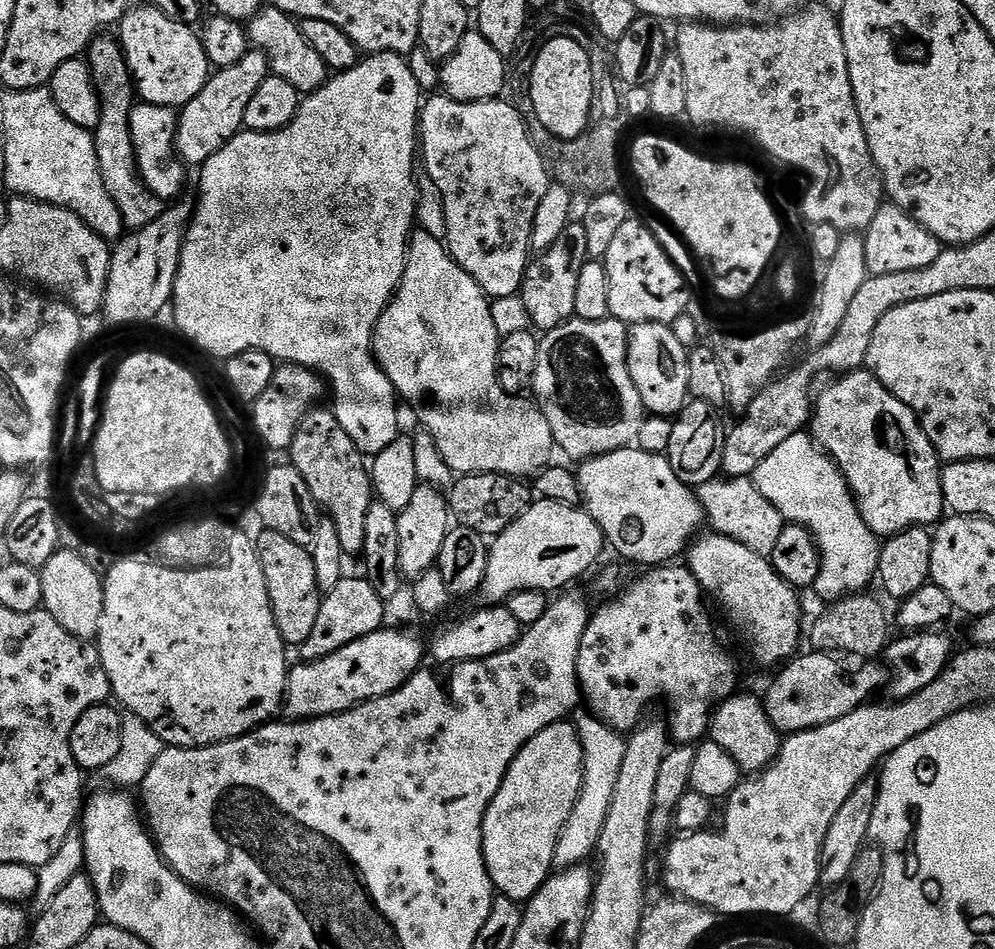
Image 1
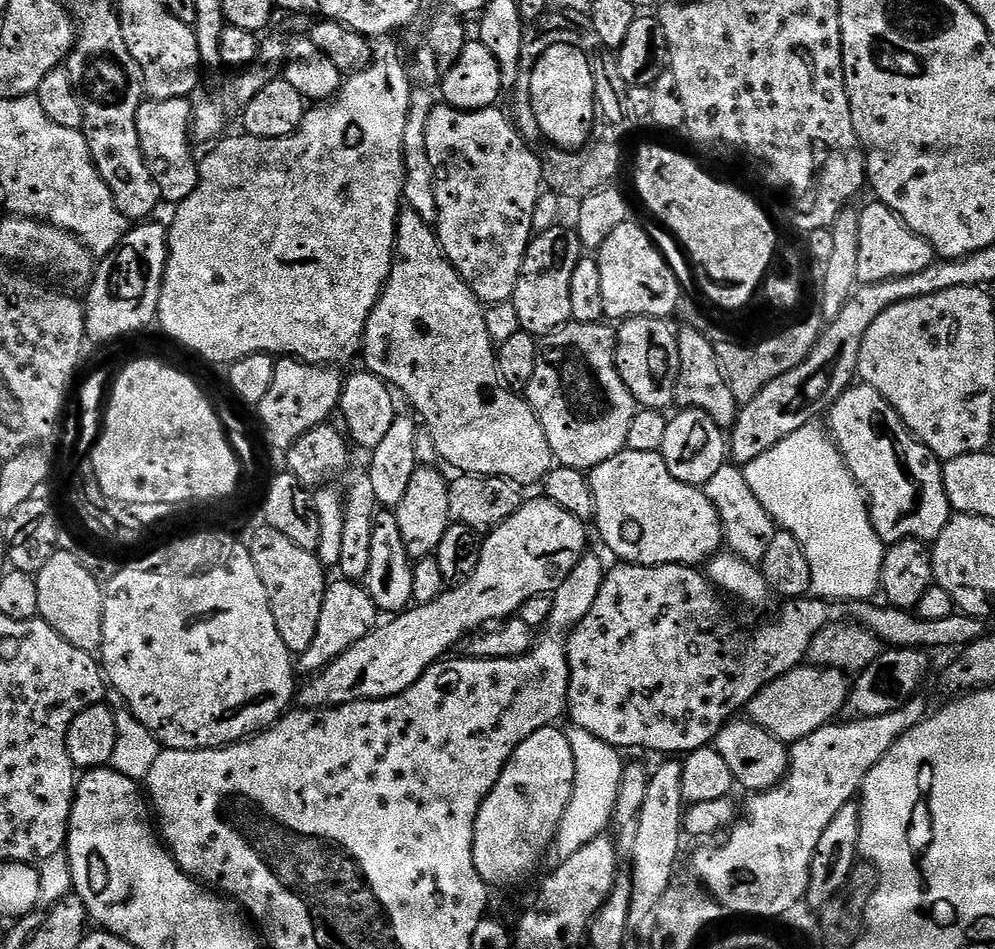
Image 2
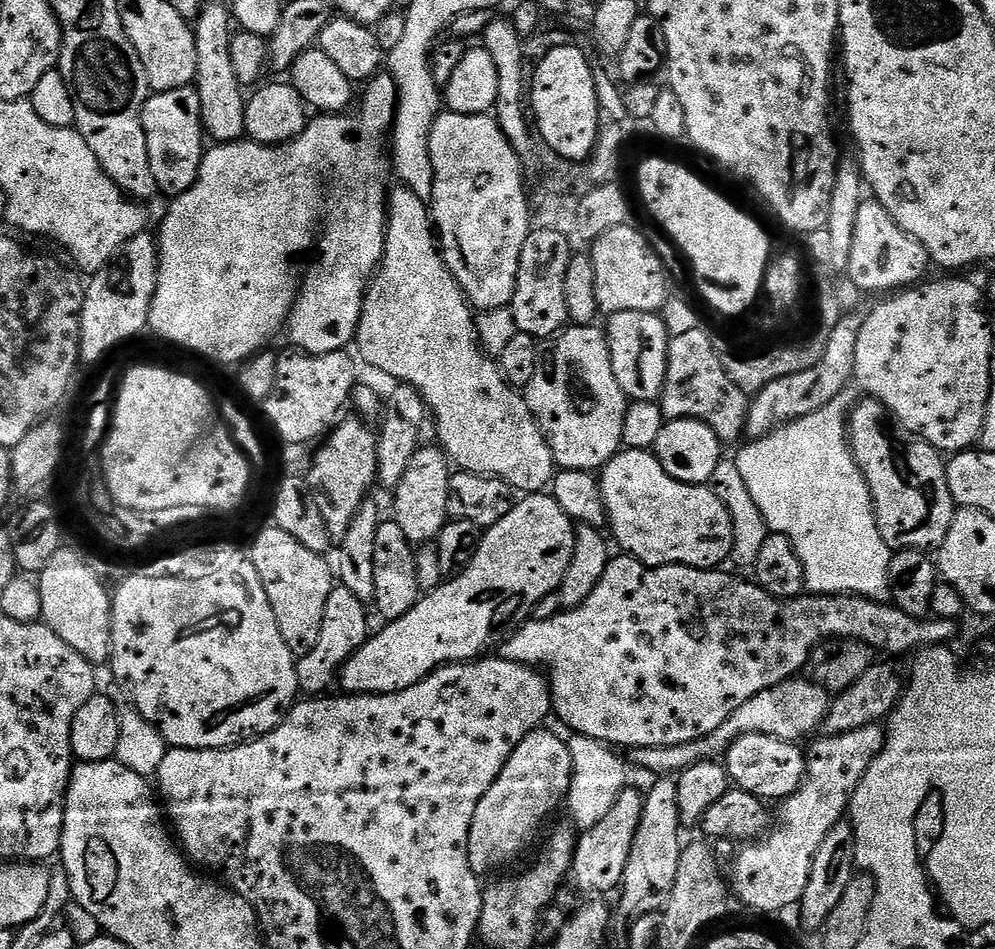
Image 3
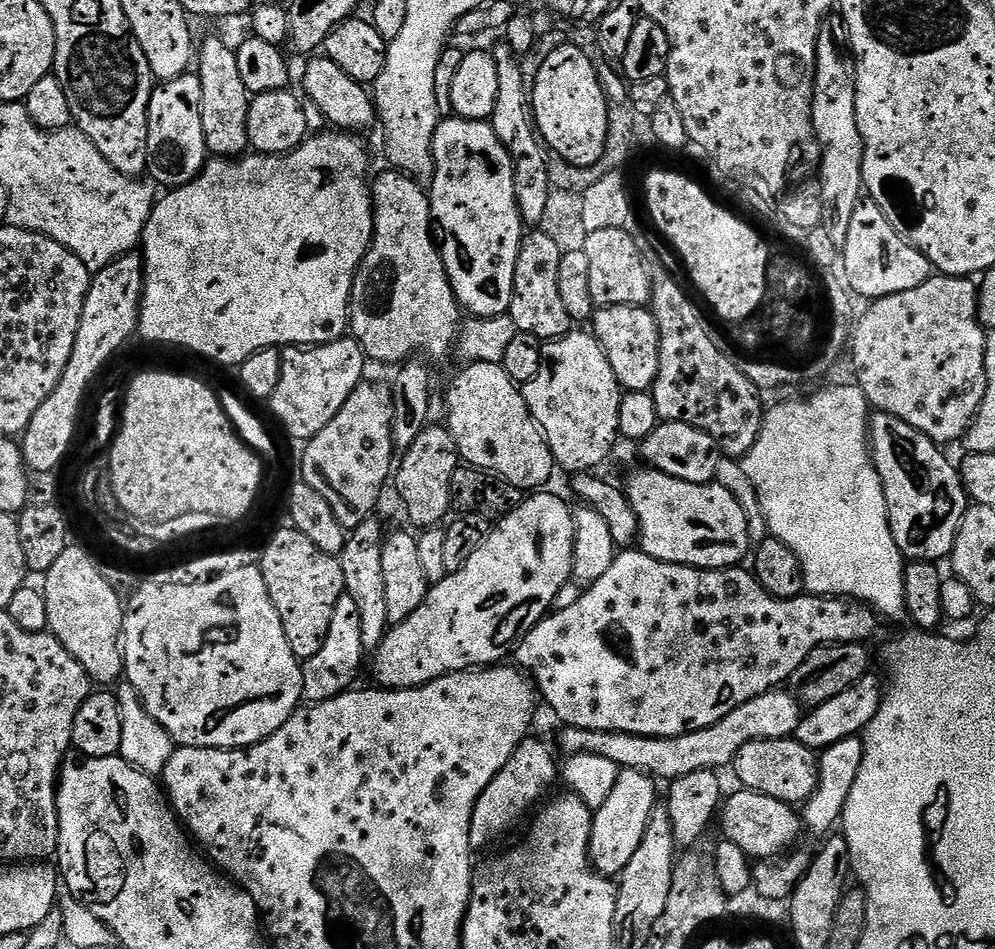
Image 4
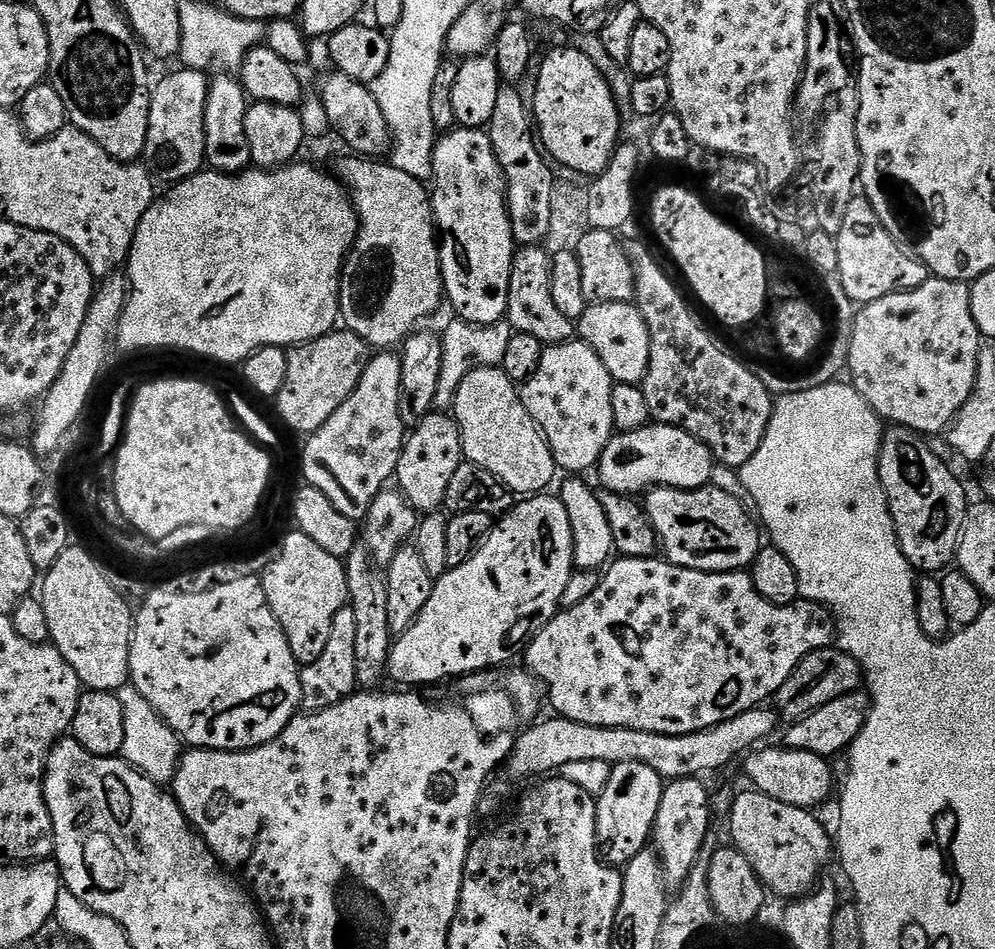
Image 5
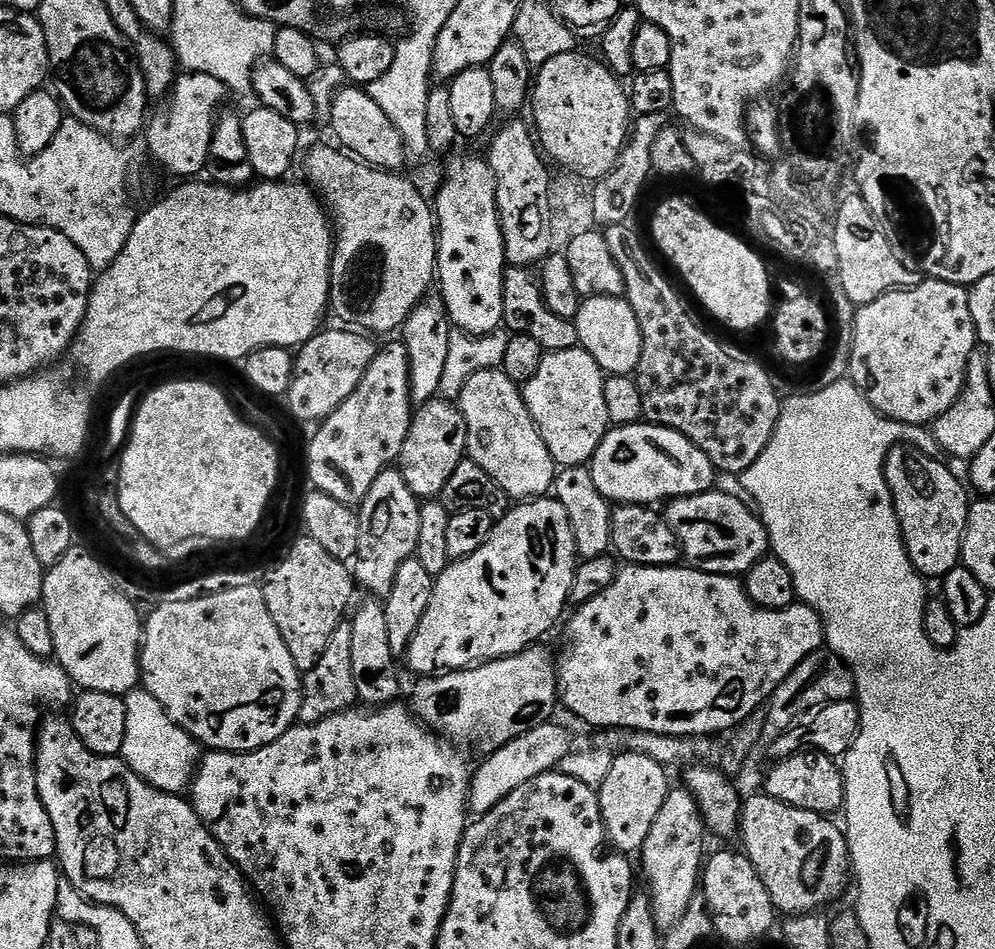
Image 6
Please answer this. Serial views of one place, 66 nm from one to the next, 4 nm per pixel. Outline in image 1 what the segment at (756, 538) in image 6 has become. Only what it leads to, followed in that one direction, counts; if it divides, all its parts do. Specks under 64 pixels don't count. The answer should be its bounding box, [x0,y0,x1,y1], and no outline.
[576,446,706,566]

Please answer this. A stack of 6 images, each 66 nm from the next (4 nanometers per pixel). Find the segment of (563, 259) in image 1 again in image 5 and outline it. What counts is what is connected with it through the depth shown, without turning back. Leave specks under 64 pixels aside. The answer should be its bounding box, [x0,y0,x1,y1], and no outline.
[508,244,578,346]

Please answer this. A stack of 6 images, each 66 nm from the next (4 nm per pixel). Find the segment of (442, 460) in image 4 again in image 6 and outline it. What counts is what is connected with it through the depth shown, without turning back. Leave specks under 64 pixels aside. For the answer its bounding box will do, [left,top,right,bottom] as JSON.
[398,398,468,501]

